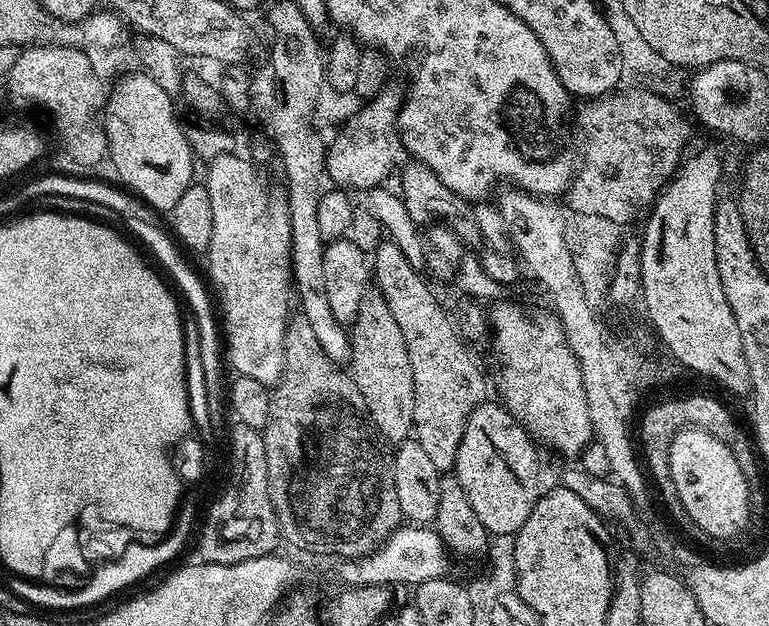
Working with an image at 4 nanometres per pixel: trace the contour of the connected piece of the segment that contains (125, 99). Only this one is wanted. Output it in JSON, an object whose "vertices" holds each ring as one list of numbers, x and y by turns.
{"vertices":[[134,76,120,85,109,109,109,136,113,156,120,163,127,189,130,189,149,209,157,208,167,214,182,198,182,193,194,182,187,169,186,150,182,150,182,138,172,117,178,113,173,105,173,93,164,96,164,90,156,87,152,80]]}

